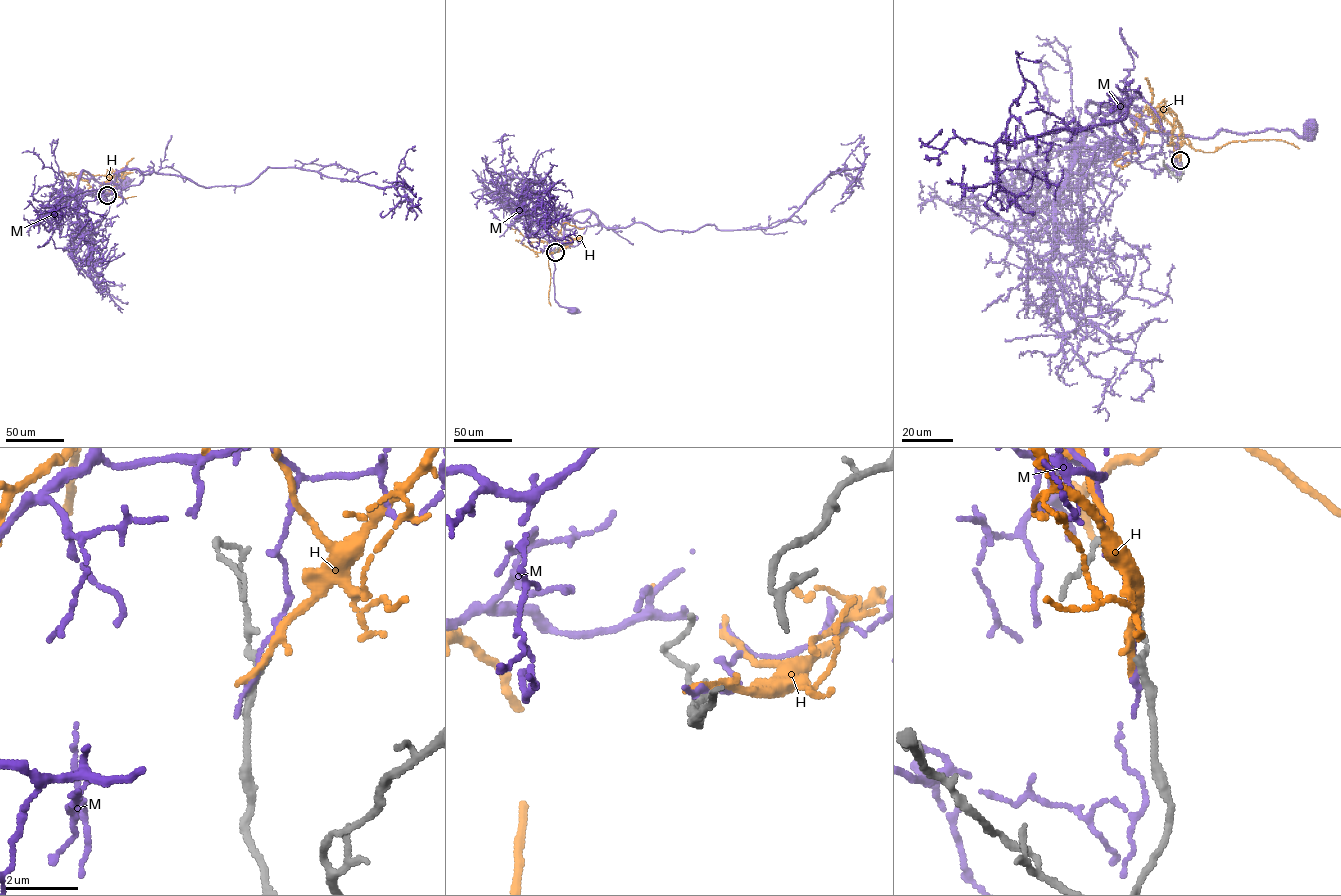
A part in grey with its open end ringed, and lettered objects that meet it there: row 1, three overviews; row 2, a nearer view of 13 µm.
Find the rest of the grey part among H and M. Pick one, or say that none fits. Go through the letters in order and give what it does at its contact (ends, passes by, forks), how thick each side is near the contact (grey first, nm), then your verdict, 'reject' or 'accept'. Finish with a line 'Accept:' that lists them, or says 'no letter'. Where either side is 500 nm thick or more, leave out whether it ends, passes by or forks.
H: it passes by; calibres 220 and 170 nm; accept
M: it passes by; calibres 240 and 110 nm; reject
Accept: H

